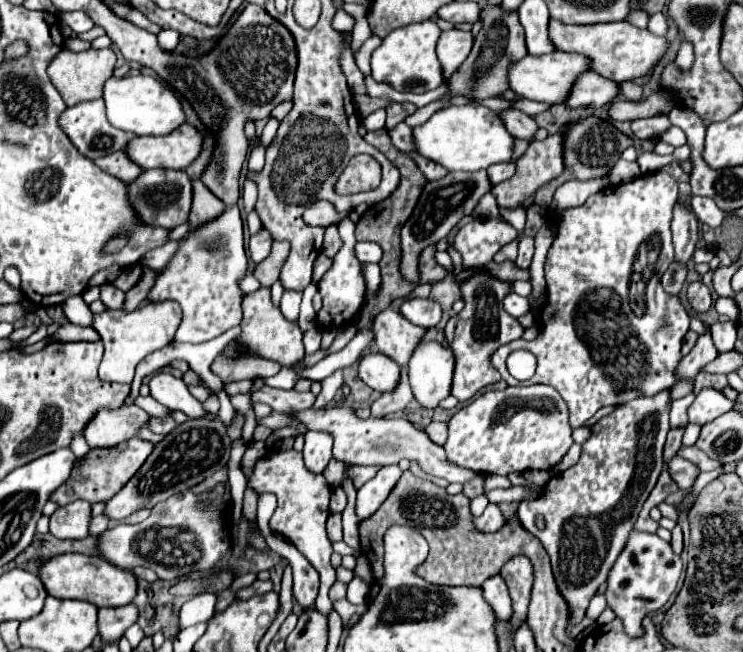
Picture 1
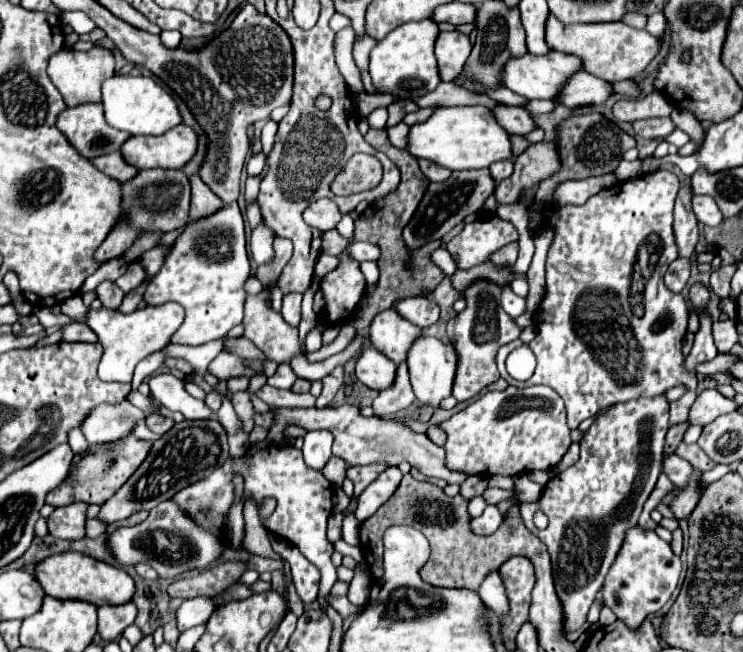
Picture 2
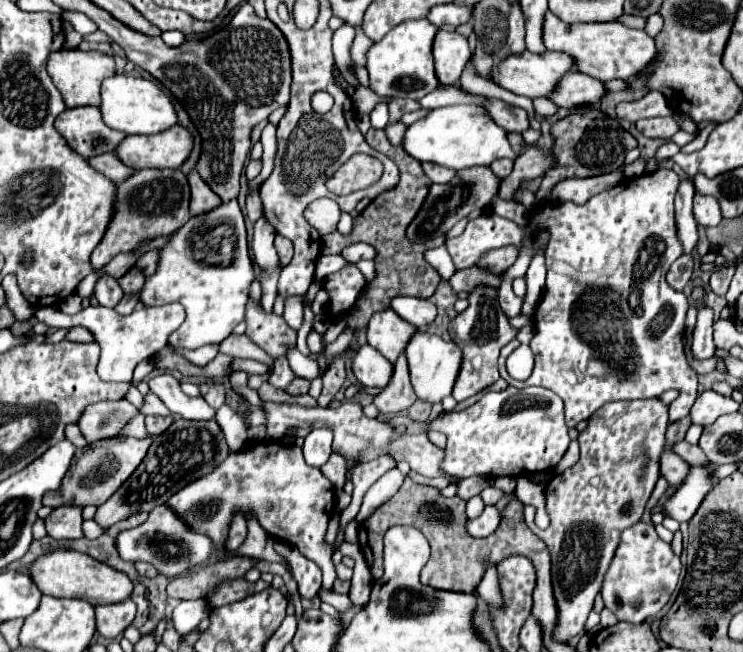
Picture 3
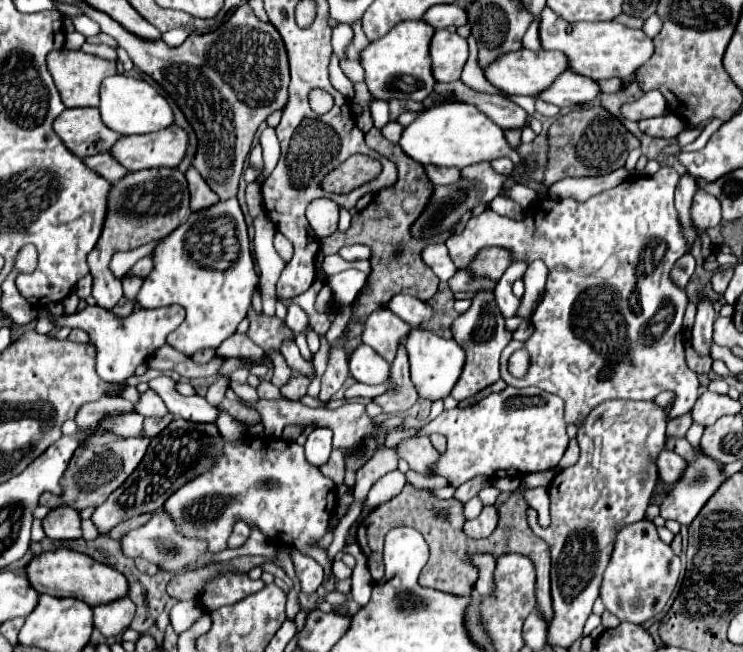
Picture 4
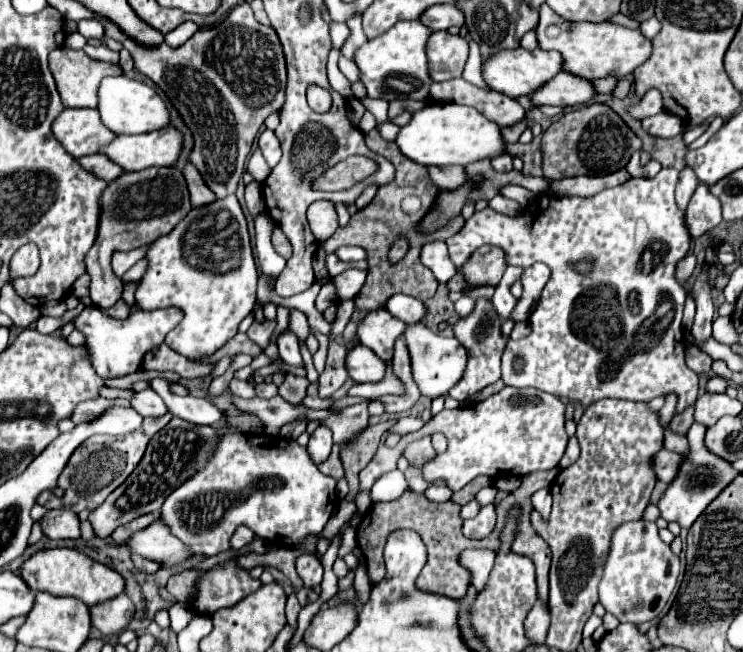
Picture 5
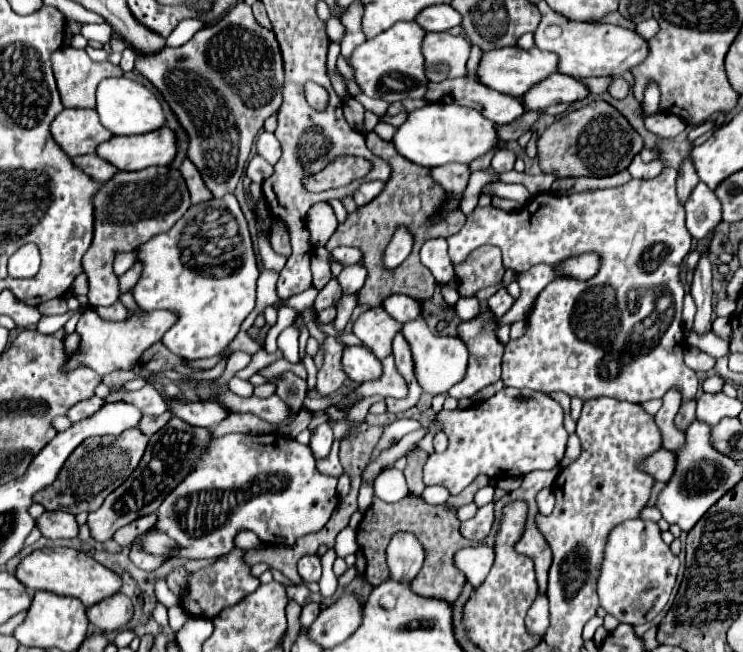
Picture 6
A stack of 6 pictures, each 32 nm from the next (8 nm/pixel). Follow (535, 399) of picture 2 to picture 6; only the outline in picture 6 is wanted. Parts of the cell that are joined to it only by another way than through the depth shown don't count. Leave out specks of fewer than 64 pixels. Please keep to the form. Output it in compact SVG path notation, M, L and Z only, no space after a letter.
M502 388L492 398L466 410L438 412L438 420L450 440L446 452L432 454L424 466L426 486L444 486L450 496L460 494L478 474L490 478L524 476L534 470L552 470L566 450L568 432L558 402L536 390Z

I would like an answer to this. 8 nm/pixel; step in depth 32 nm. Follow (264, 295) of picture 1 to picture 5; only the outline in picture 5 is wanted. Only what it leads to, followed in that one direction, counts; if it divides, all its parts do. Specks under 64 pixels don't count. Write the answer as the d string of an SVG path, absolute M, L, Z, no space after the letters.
M254 322L250 326L250 330L248 330L248 338L254 340L260 348L266 348L268 346L268 338L270 338L274 326L276 326L276 322L262 322L262 324Z

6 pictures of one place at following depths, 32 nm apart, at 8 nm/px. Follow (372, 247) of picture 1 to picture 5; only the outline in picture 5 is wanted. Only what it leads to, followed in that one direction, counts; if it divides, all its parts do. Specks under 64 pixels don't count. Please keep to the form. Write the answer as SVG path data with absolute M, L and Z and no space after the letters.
M340 246L336 250L336 254L342 262L358 262L358 260L364 260L364 256L366 256L366 252L356 246Z

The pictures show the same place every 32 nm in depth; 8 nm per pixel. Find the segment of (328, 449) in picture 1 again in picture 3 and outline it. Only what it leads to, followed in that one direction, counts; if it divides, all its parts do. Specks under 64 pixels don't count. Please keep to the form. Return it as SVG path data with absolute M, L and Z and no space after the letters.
M322 428L322 430L312 430L306 440L304 440L304 458L310 466L320 468L322 464L328 462L332 454L332 432Z

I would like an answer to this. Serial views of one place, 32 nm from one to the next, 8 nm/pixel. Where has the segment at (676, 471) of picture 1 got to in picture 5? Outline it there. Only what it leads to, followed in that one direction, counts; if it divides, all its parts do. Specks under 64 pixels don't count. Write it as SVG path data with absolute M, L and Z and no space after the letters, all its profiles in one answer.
M662 448L662 450L652 458L650 466L654 468L656 478L658 478L660 482L670 484L672 476L676 476L676 468L680 468L680 456L678 456L676 452L668 452L668 450Z

